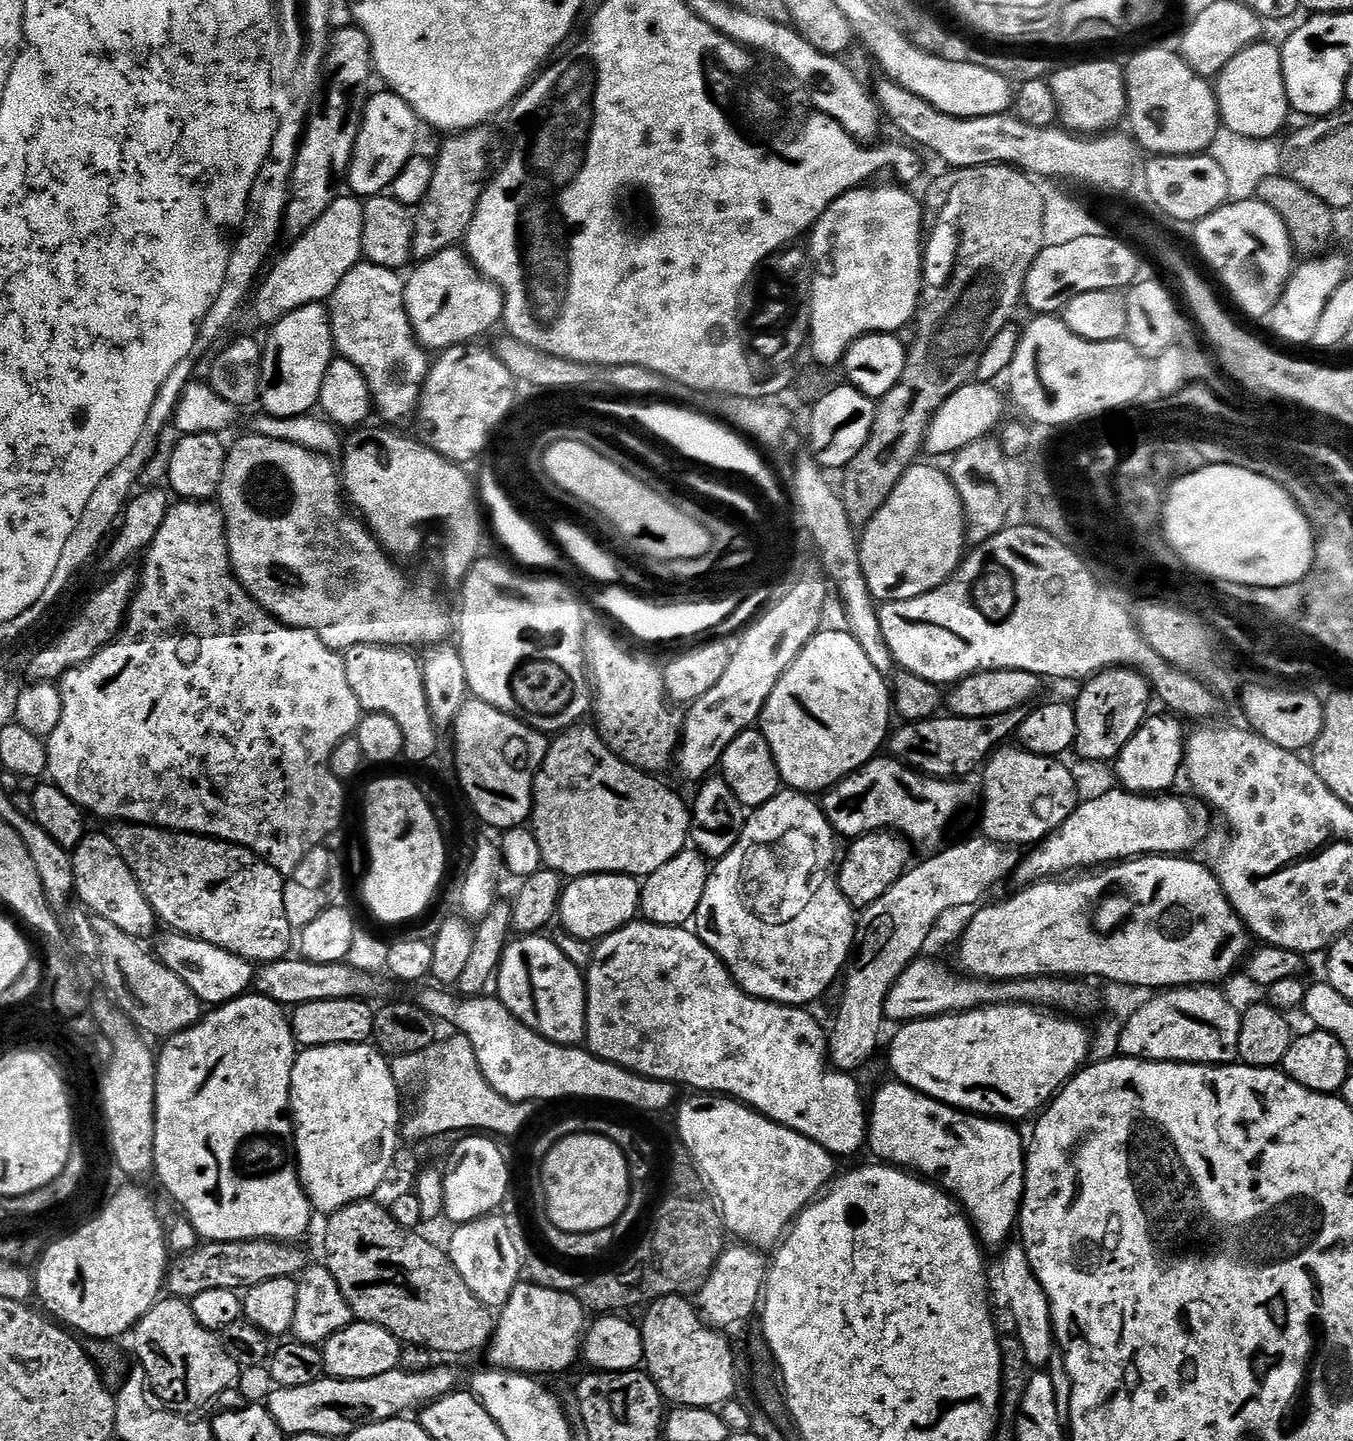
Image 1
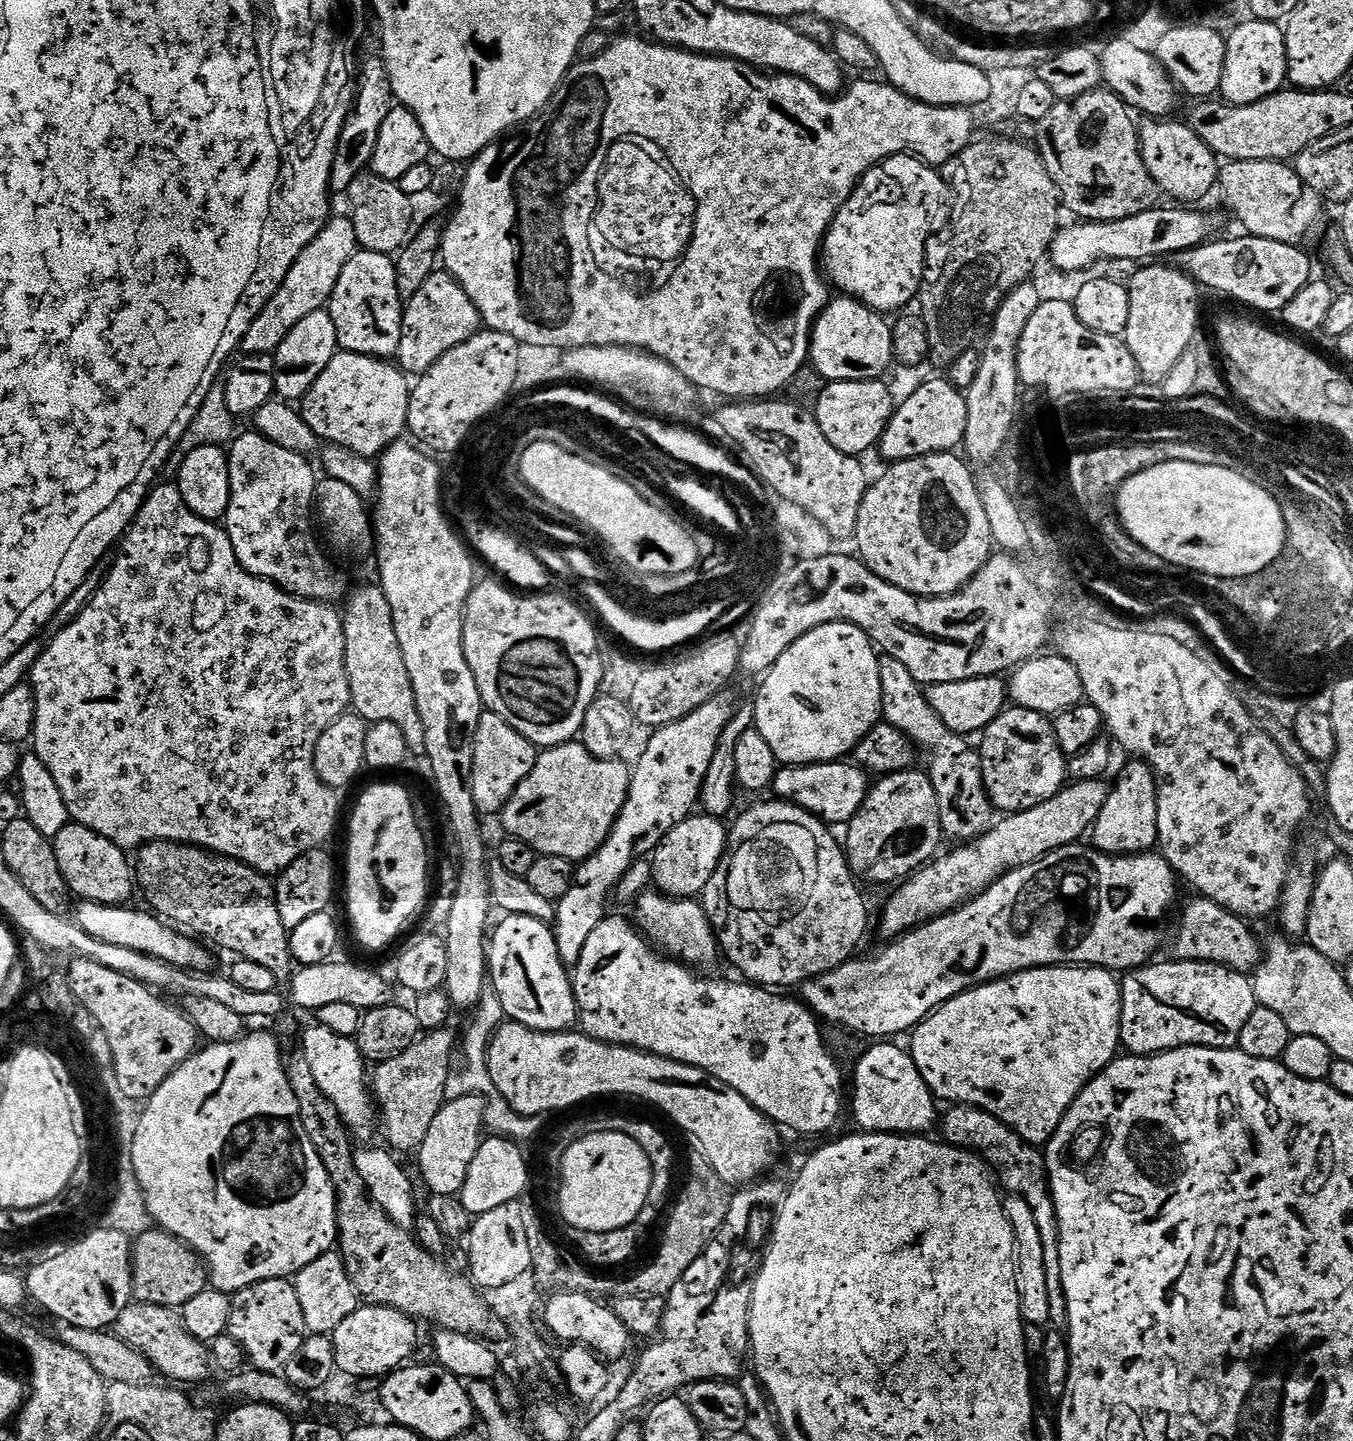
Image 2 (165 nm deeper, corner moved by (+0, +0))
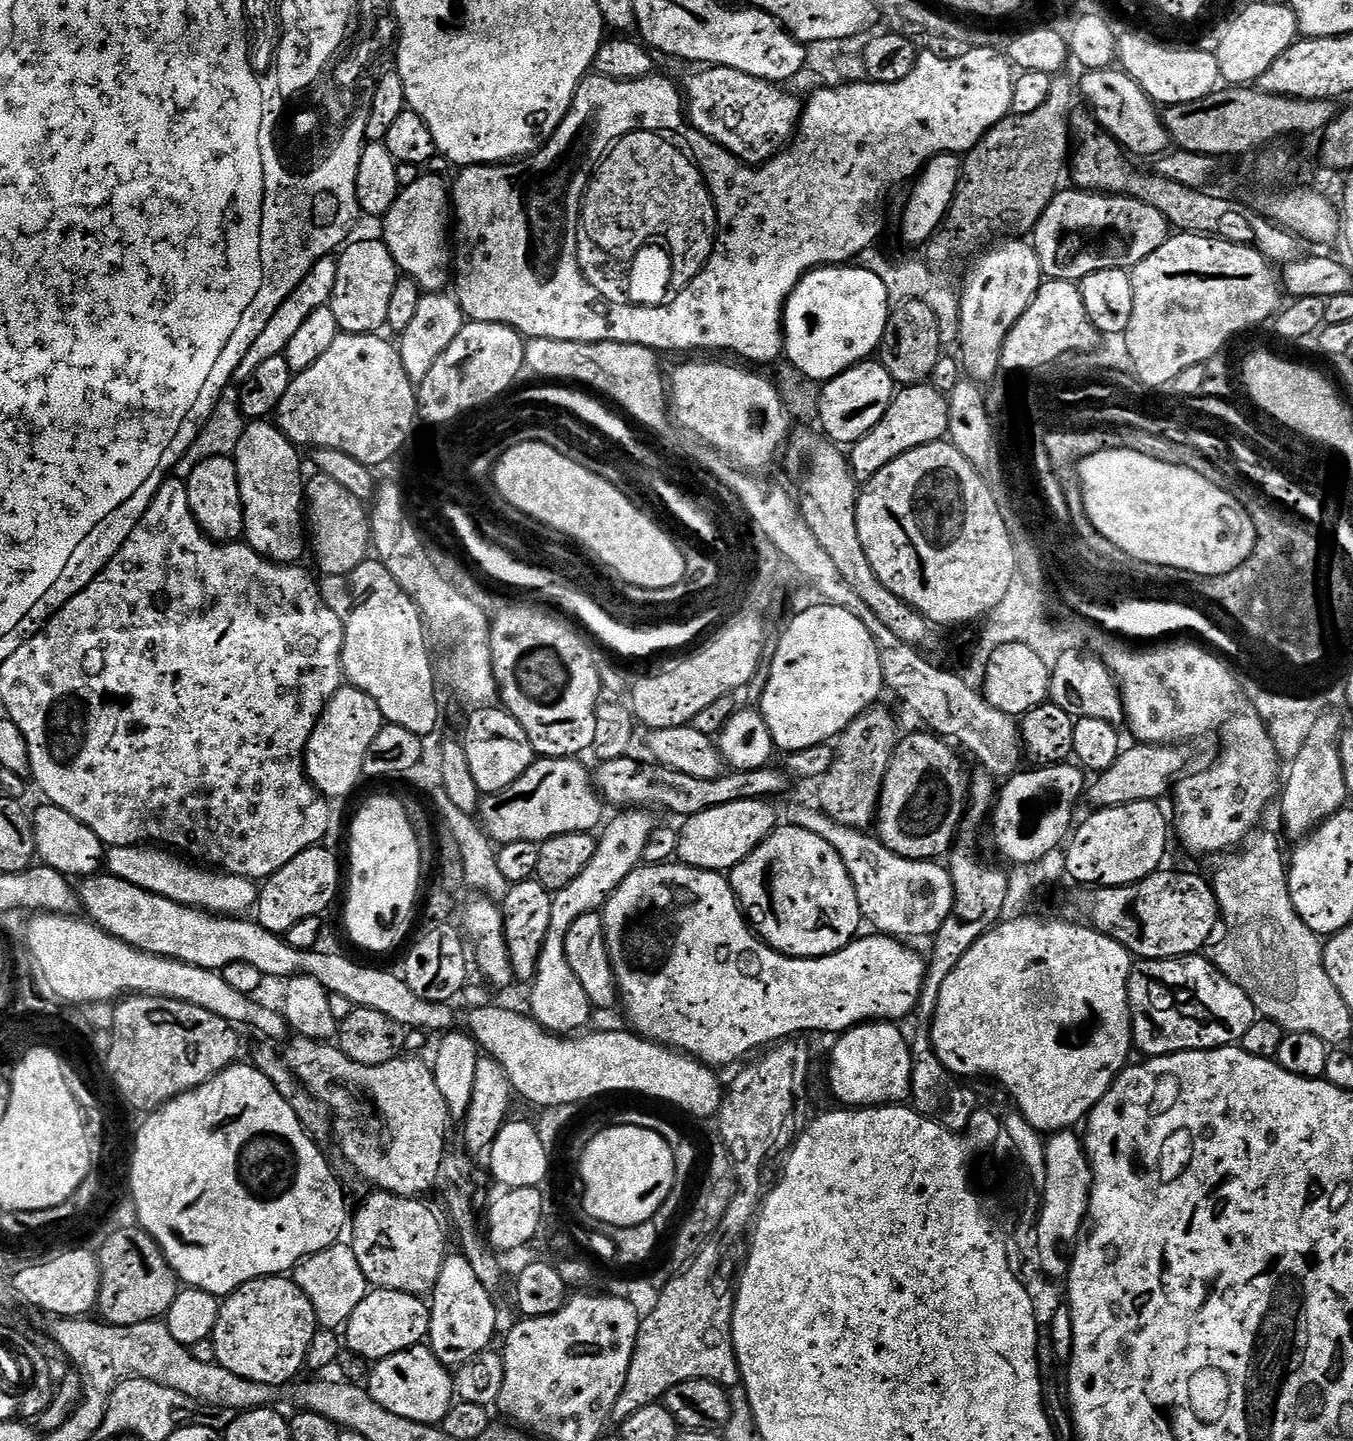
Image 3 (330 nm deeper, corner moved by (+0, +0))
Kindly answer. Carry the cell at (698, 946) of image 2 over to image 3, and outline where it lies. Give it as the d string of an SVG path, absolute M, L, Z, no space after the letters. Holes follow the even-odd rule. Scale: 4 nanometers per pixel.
M667 862L662 864L647 864L635 868L633 872L629 874L626 878L626 882L622 882L622 886L618 886L618 890L614 890L608 895L608 900L604 903L602 909L602 917L604 916L604 948L608 951L608 956L606 956L606 963L612 967L612 973L616 979L616 986L618 989L619 999L622 1001L622 1008L628 1011L628 1020L631 1027L634 1029L636 1035L644 1037L646 1040L652 1040L655 1044L662 1044L666 1048L671 1048L675 1051L684 1053L685 1056L692 1057L693 1060L700 1061L701 1064L707 1064L709 1068L713 1070L721 1070L727 1064L732 1064L735 1060L740 1060L743 1056L751 1057L752 1051L755 1048L763 1049L765 1046L775 1045L781 1040L786 1040L795 1037L797 1034L804 1034L800 1032L836 1032L835 1034L843 1034L848 1032L851 1028L856 1028L859 1024L867 1024L869 1022L900 1022L903 1016L911 1017L916 1011L916 1006L919 1002L919 996L922 994L923 982L926 969L925 957L919 956L912 948L907 948L909 946L907 943L901 942L899 939L893 939L890 936L879 935L879 934L869 934L870 936L861 935L859 938L852 941L851 944L846 945L842 950L838 950L834 954L829 956L816 956L812 960L807 960L801 956L783 956L781 952L776 952L771 948L769 944L764 943L759 936L756 935L755 931L750 927L743 908L740 906L740 901L737 900L734 890L732 889L732 881L723 872L700 872L697 868L691 868L685 864L679 862Z

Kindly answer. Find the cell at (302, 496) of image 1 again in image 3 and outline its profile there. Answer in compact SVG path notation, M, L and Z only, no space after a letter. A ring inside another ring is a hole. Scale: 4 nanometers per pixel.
M267 419L253 420L245 426L245 433L238 442L234 455L238 470L238 486L242 494L244 507L243 539L248 547L265 560L273 560L276 564L295 565L306 554L306 476L300 473L300 456L297 445L285 438L275 423Z

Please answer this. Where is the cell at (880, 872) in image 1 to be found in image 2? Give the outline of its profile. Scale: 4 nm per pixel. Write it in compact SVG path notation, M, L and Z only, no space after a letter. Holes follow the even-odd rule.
M927 771L892 772L879 777L869 787L858 814L848 821L846 831L842 847L857 881L895 885L907 880L941 851L940 840L944 836L938 794L934 794Z

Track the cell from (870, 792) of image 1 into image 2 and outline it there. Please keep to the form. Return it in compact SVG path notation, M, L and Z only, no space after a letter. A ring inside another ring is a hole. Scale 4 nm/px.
M830 760L826 764L777 767L771 791L779 799L787 800L798 808L806 809L811 816L818 817L829 826L837 826L836 824L844 826L854 818L854 814L858 814L862 802L868 797L869 787L869 773L857 764Z

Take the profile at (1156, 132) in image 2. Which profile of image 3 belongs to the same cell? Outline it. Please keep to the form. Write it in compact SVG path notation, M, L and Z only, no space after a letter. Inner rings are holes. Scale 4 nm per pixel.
M1119 67L1103 68L1097 72L1085 71L1078 80L1078 92L1089 100L1090 111L1100 123L1101 129L1107 132L1125 153L1136 156L1159 158L1169 151L1170 137L1164 128L1164 121L1157 105L1150 97Z

